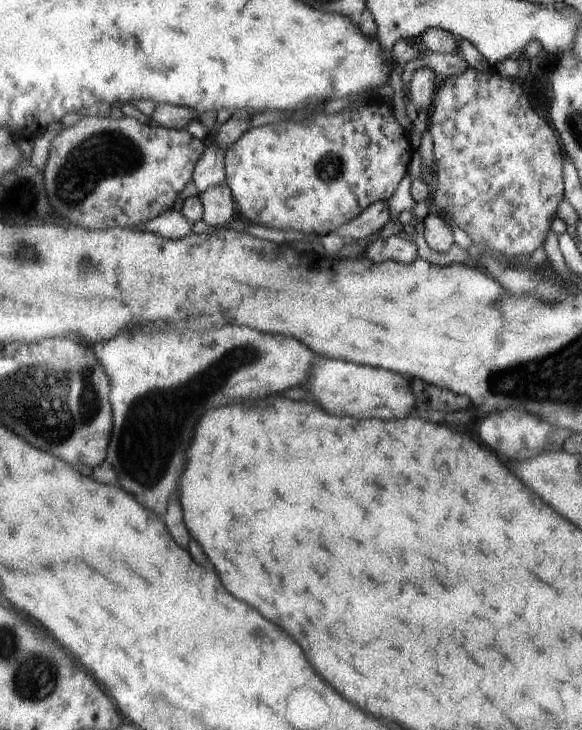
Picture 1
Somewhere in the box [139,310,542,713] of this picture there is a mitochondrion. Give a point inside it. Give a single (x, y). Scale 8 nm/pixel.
(256, 635)

